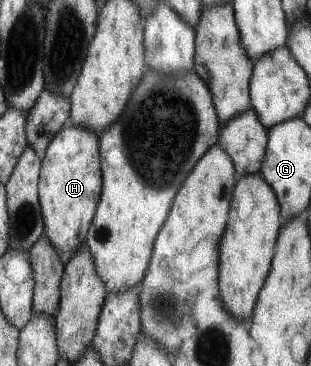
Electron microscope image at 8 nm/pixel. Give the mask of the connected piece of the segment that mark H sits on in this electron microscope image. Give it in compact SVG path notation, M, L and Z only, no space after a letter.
M78 125L62 126L40 156L37 196L46 241L65 262L85 243L86 232L101 192L98 136Z

